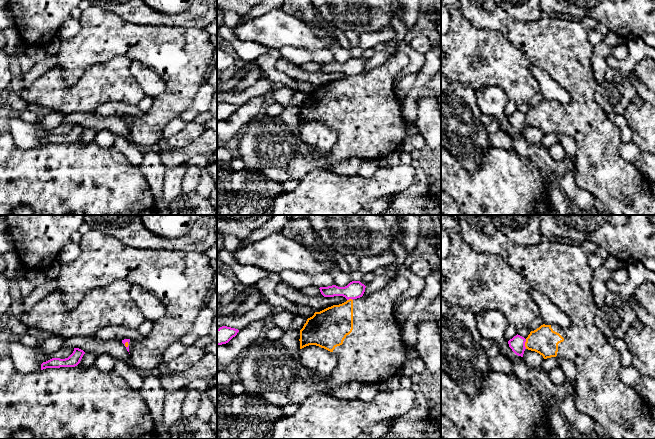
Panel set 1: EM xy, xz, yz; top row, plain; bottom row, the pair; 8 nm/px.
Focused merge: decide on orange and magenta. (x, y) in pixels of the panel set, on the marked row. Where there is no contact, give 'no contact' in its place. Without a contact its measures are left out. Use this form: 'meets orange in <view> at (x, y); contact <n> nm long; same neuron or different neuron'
meets orange in yz at (525, 344); contact 80 nm long; different neuron

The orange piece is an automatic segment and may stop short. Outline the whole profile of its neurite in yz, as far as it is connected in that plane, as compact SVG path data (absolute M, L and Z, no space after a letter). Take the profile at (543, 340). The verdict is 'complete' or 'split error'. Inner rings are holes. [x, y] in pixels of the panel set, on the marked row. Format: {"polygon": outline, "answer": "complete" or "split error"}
{"polygon": "M454 215L458 221L465 242L475 251L500 256L511 268L521 274L535 290L545 294L570 319L568 328L558 325L541 325L531 331L526 338L525 347L543 356L544 359L560 357L574 363L577 374L574 381L575 406L578 411L599 423L611 439L655 439L655 421L648 403L632 388L625 385L620 377L620 352L613 348L607 338L596 327L594 320L597 306L593 298L591 282L594 269L588 263L588 254L581 245L565 244L543 239L539 244L520 245L510 240L492 222L489 215Z", "answer": "split error"}

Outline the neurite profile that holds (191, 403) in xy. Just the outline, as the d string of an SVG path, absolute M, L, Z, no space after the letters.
M199 390L187 391L181 408L182 416L190 418L194 416L200 406L202 393Z

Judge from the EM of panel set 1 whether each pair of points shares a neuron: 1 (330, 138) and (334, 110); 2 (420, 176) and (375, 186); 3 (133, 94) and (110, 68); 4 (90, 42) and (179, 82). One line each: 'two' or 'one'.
1: two
2: two
3: one
4: one

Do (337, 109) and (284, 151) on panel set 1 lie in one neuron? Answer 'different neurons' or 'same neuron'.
different neurons

